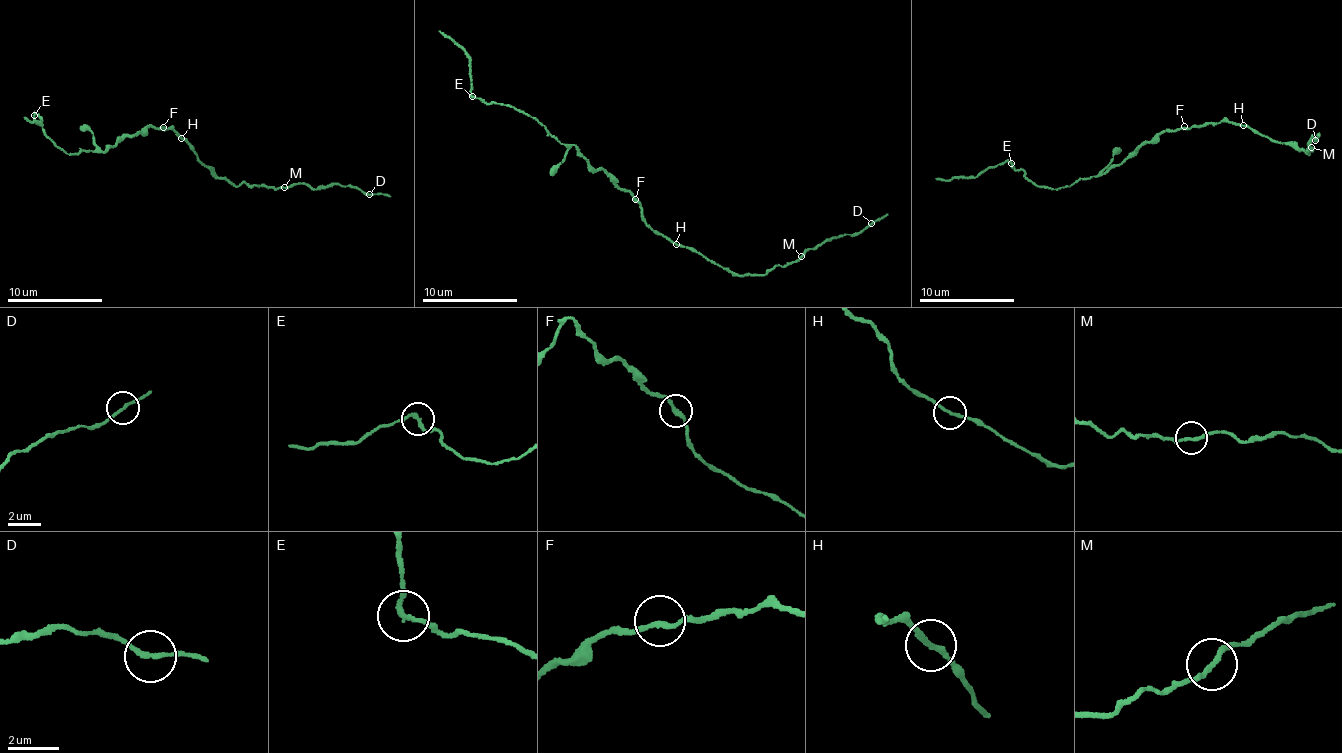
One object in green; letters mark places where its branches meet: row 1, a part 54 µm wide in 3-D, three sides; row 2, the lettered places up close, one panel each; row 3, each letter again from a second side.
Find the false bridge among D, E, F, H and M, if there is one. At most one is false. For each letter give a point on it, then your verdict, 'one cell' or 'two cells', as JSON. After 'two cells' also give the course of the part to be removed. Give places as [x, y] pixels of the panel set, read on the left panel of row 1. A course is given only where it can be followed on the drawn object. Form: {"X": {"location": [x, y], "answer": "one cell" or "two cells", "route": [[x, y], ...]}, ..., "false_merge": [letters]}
{"D": {"location": [369, 194], "answer": "one cell"}, "E": {"location": [34, 115], "answer": "one cell"}, "F": {"location": [163, 127], "answer": "one cell"}, "H": {"location": [181, 138], "answer": "one cell"}, "M": {"location": [284, 187], "answer": "one cell"}, "false_merge": []}

